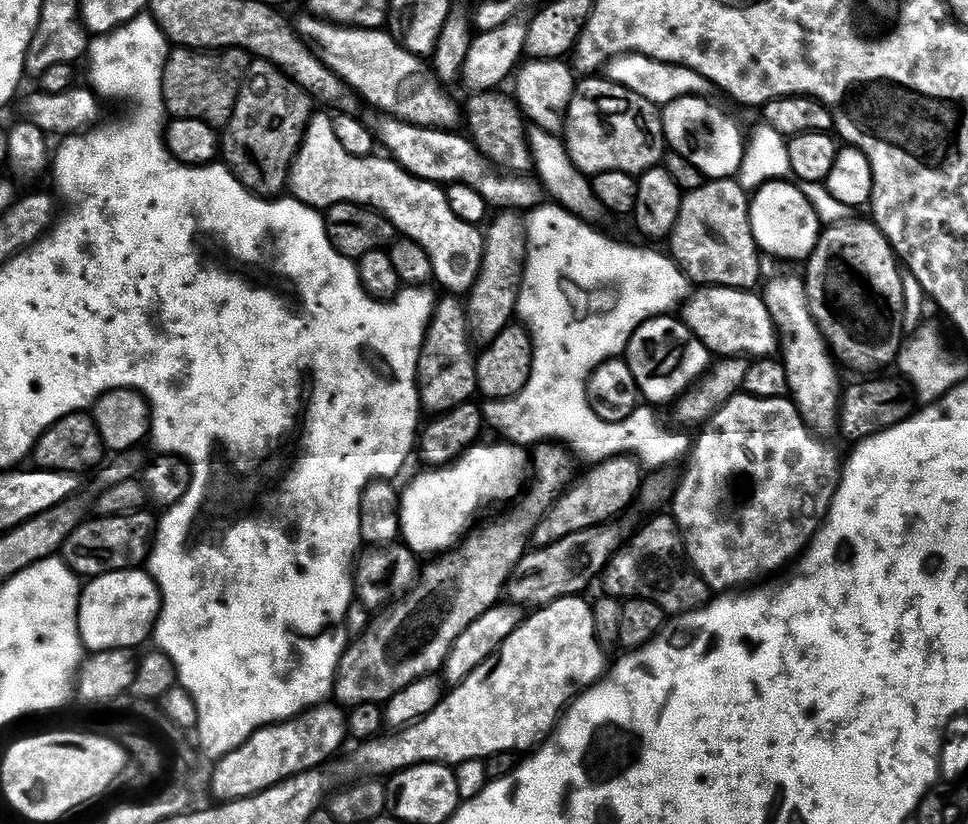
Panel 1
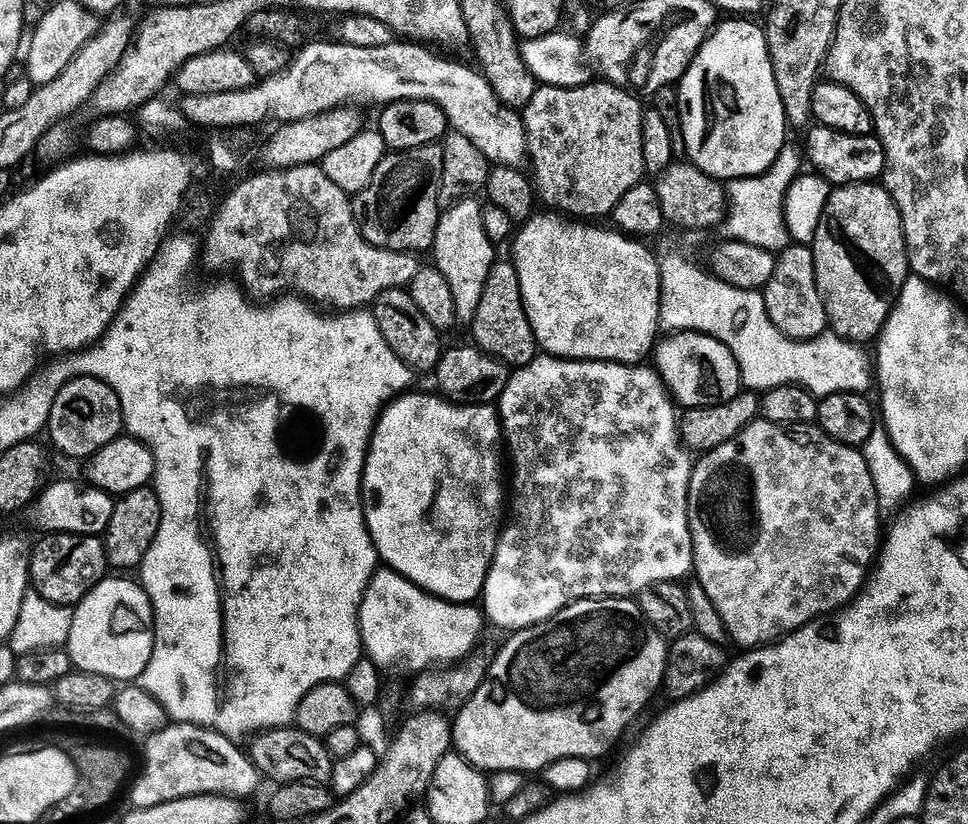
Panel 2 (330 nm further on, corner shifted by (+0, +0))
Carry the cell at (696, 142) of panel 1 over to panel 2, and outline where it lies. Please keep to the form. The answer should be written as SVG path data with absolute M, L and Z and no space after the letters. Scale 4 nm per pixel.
M728 18L728 20L719 25L713 31L712 35L705 40L704 44L692 57L692 63L689 64L686 74L680 80L678 91L680 91L680 132L684 135L684 148L688 151L687 159L696 167L703 170L707 176L713 176L714 179L721 182L731 182L734 180L746 180L750 176L763 176L771 168L773 162L780 157L780 153L786 147L790 125L787 114L784 112L784 102L780 97L778 82L775 80L774 66L771 64L771 56L768 53L767 38L765 29L758 23L751 24L748 18Z

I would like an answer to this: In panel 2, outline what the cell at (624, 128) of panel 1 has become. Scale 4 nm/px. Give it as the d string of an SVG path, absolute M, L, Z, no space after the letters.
M589 82L577 88L537 87L534 98L530 98L528 105L522 109L524 133L528 139L528 160L530 164L536 167L536 176L534 175L535 187L538 189L542 200L542 195L544 195L546 203L553 204L556 208L561 208L561 210L556 210L572 218L588 218L584 216L611 217L614 206L618 206L618 202L622 202L622 194L626 194L626 190L630 190L636 184L641 183L646 176L644 171L644 155L642 154L642 126L644 125L645 105L640 105L639 102L641 103L641 101L637 99L629 89L617 88L616 85L607 82L596 83L597 82Z

